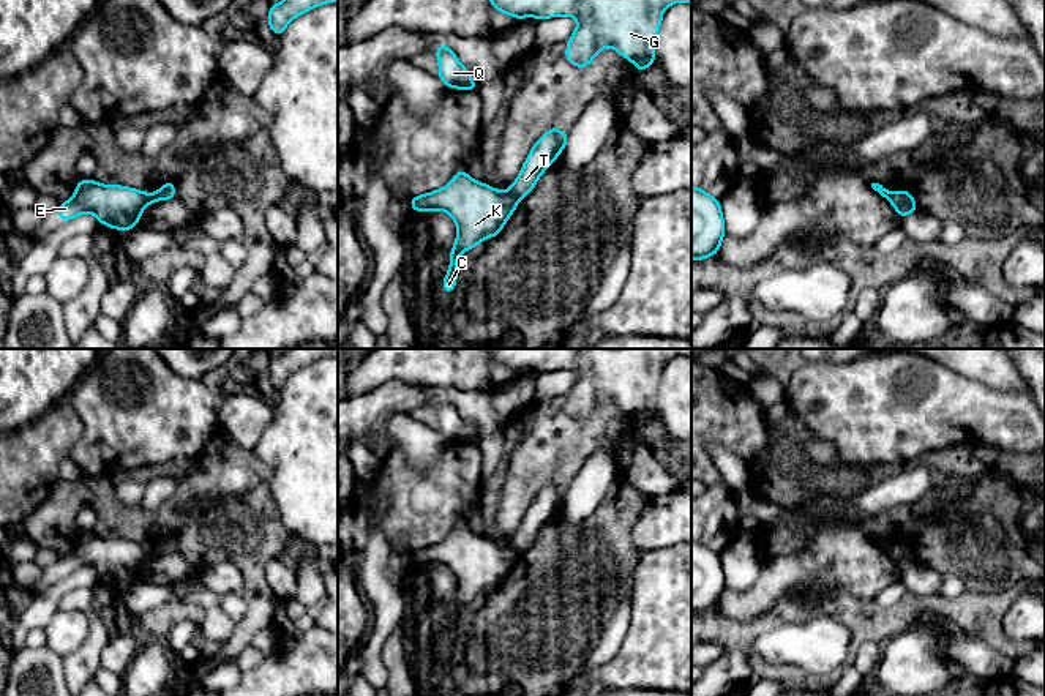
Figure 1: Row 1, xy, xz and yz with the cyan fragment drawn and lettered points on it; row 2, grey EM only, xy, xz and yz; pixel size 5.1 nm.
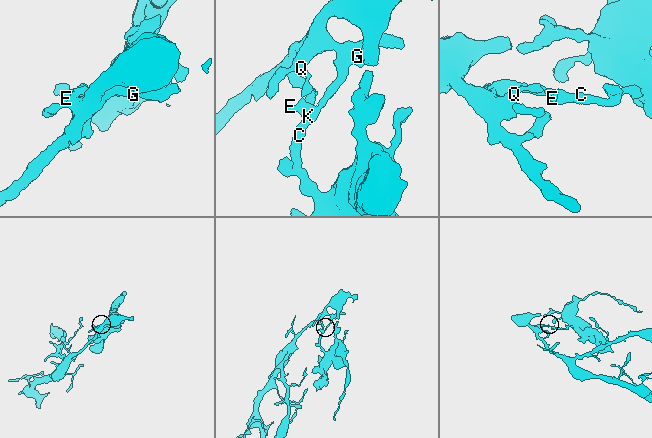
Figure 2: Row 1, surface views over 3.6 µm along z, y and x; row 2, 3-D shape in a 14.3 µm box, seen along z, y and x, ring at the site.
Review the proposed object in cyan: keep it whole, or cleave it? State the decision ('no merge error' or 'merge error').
merge error

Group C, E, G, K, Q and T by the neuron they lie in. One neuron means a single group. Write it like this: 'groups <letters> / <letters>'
groups C E K / G Q T

